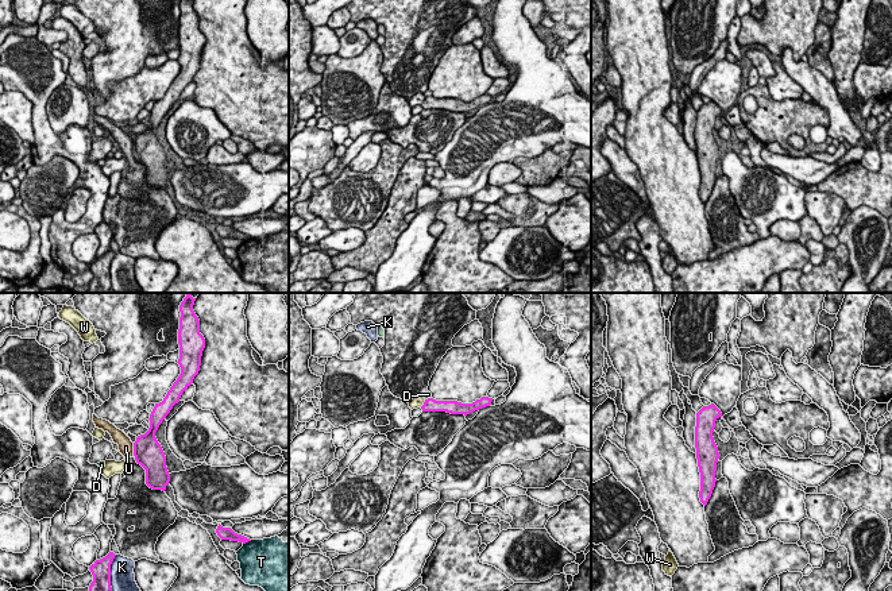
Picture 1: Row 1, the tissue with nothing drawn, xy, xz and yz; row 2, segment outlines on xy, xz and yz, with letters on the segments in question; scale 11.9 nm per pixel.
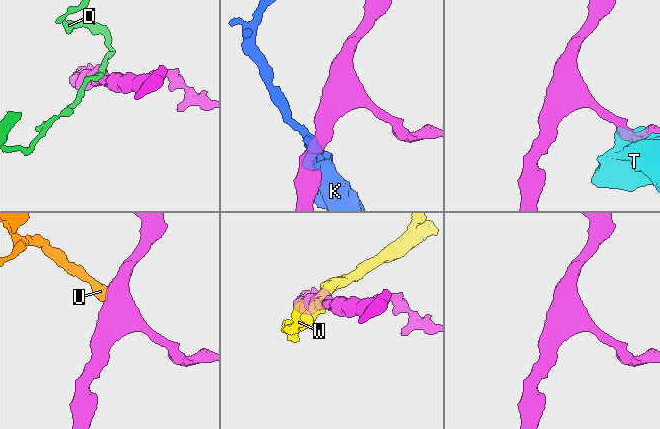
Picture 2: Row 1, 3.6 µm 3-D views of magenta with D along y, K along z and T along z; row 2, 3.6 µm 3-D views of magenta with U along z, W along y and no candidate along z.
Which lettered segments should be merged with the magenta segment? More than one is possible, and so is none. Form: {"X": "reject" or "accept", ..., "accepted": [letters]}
{"D": "reject", "K": "reject", "T": "reject", "U": "reject", "W": "reject", "accepted": []}

